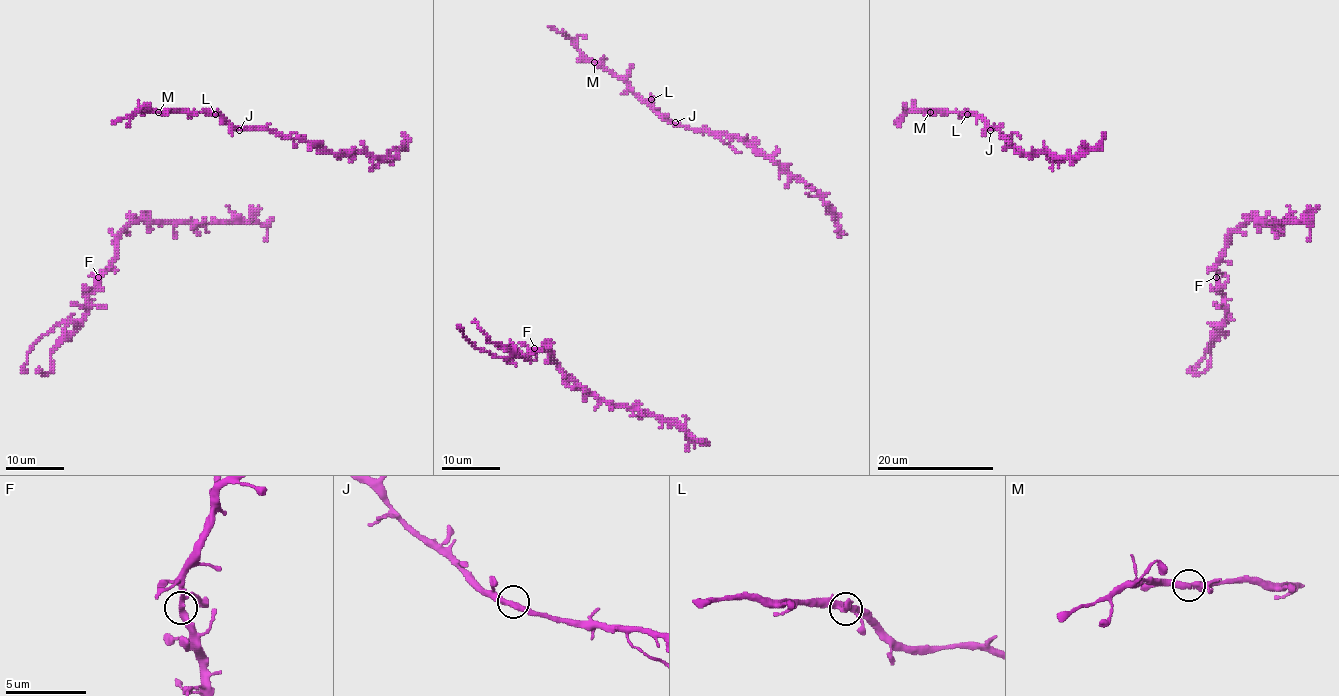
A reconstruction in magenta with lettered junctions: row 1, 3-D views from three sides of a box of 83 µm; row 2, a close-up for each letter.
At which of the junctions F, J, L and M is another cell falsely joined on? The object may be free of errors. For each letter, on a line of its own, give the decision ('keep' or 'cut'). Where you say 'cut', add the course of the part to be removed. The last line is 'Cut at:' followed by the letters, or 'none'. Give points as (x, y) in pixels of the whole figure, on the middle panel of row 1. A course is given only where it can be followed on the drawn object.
F: keep
J: keep
L: keep
M: keep
Cut at: none

